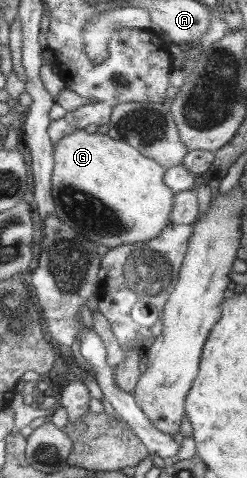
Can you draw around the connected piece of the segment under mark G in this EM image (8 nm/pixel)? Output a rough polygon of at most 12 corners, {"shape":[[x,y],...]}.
{"shape":[[127,142],[52,147],[57,219],[107,248],[153,240],[174,191]]}

